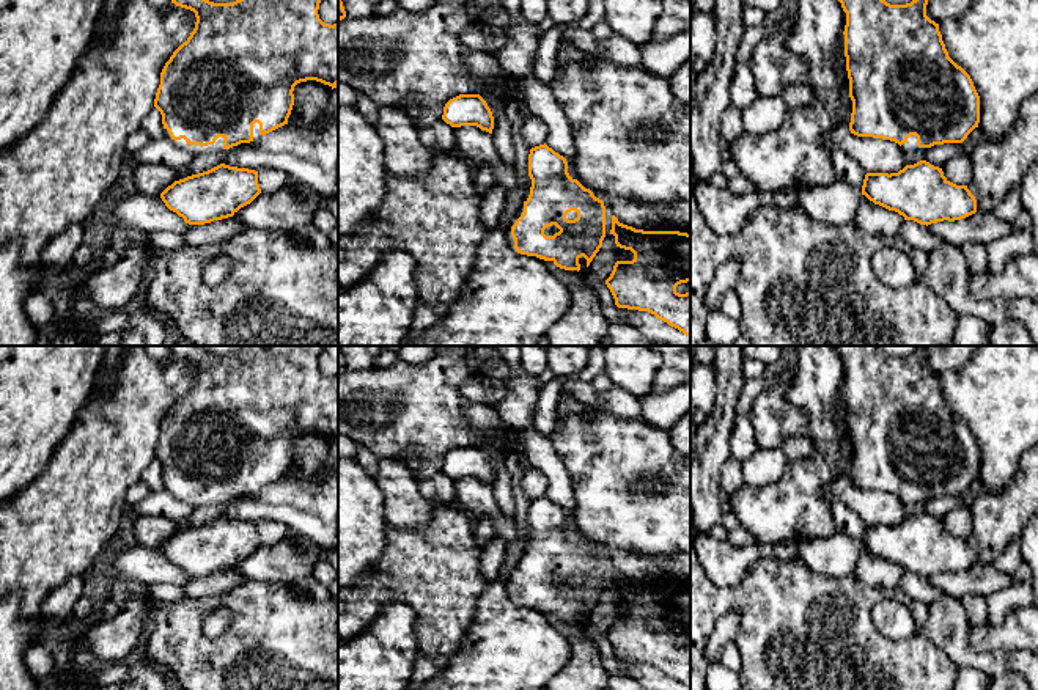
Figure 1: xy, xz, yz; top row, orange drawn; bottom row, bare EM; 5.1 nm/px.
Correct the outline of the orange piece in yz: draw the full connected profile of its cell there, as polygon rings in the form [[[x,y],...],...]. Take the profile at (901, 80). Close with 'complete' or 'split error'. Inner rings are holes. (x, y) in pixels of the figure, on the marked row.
[[[838,0],[846,13],[845,57],[852,113],[849,130],[898,143],[904,151],[922,151],[934,145],[963,143],[980,123],[980,96],[970,75],[950,57],[939,24],[926,16],[928,0],[890,5],[885,0]]] | split error

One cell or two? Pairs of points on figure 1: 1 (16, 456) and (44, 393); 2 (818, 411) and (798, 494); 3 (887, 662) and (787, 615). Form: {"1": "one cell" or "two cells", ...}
{"1": "one cell", "2": "one cell", "3": "one cell"}

